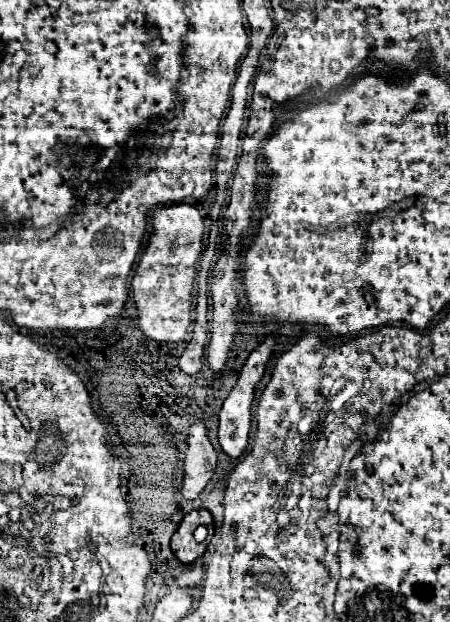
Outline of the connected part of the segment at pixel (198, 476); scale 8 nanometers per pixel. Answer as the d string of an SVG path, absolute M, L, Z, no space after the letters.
M199 419L189 429L187 455L185 455L185 475L183 475L183 495L185 499L195 499L211 479L217 467L217 451L213 449L205 421Z

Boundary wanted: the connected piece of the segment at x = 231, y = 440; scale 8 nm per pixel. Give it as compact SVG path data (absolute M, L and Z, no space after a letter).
M269 333L263 339L263 343L259 343L259 347L249 355L247 363L241 369L237 385L233 387L233 391L229 393L229 397L225 399L225 403L223 403L221 411L219 411L219 445L229 457L239 457L247 447L249 429L251 429L251 405L253 405L253 399L255 399L255 387L263 377L265 363L269 361L269 357L273 353L273 347L275 347L275 333Z

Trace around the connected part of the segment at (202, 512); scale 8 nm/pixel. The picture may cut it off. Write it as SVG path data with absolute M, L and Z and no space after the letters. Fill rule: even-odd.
M193 509L191 513L187 513L183 517L183 521L179 523L173 539L171 539L171 549L177 555L179 561L183 563L193 563L197 557L201 557L205 553L207 543L213 537L213 515L207 509ZM199 525L207 525L209 533L205 541L195 541L195 529Z

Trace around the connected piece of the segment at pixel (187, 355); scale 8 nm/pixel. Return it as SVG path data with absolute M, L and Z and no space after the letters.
M189 341L189 347L185 349L185 353L179 359L181 369L187 375L197 375L205 363L205 341Z

